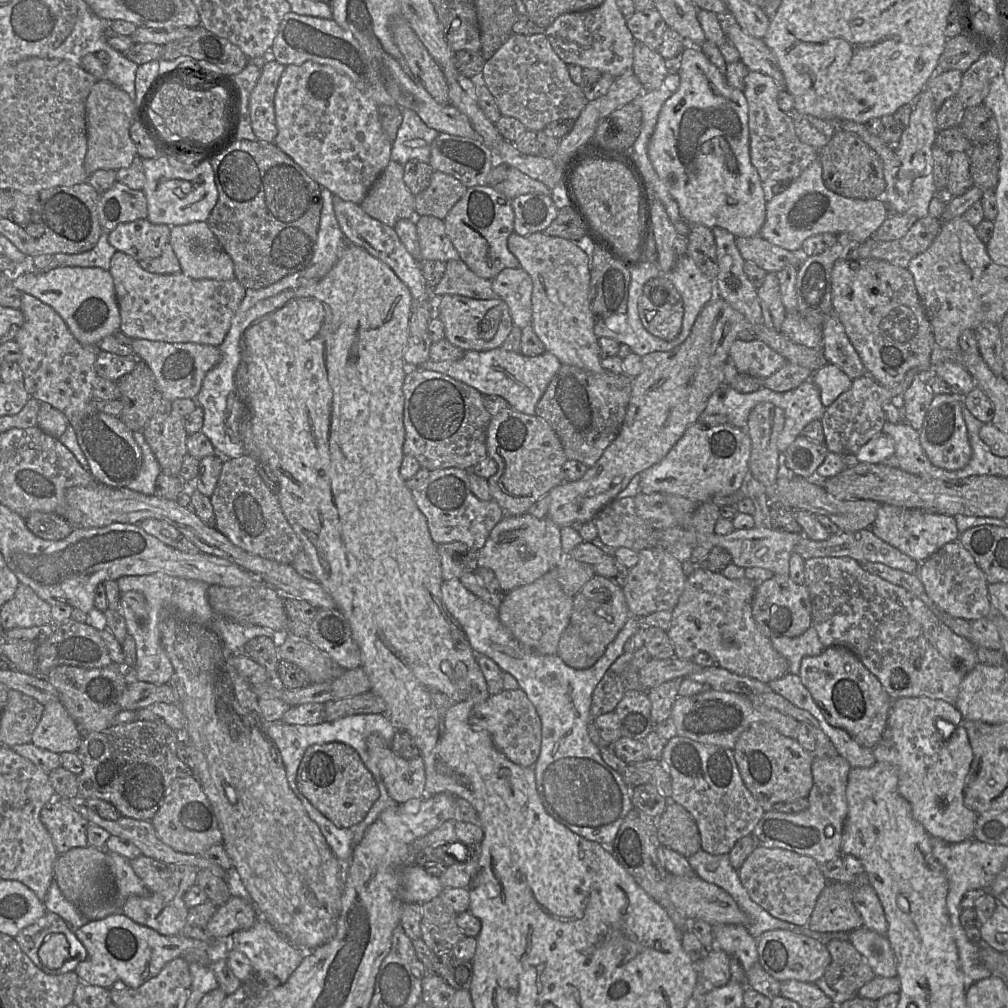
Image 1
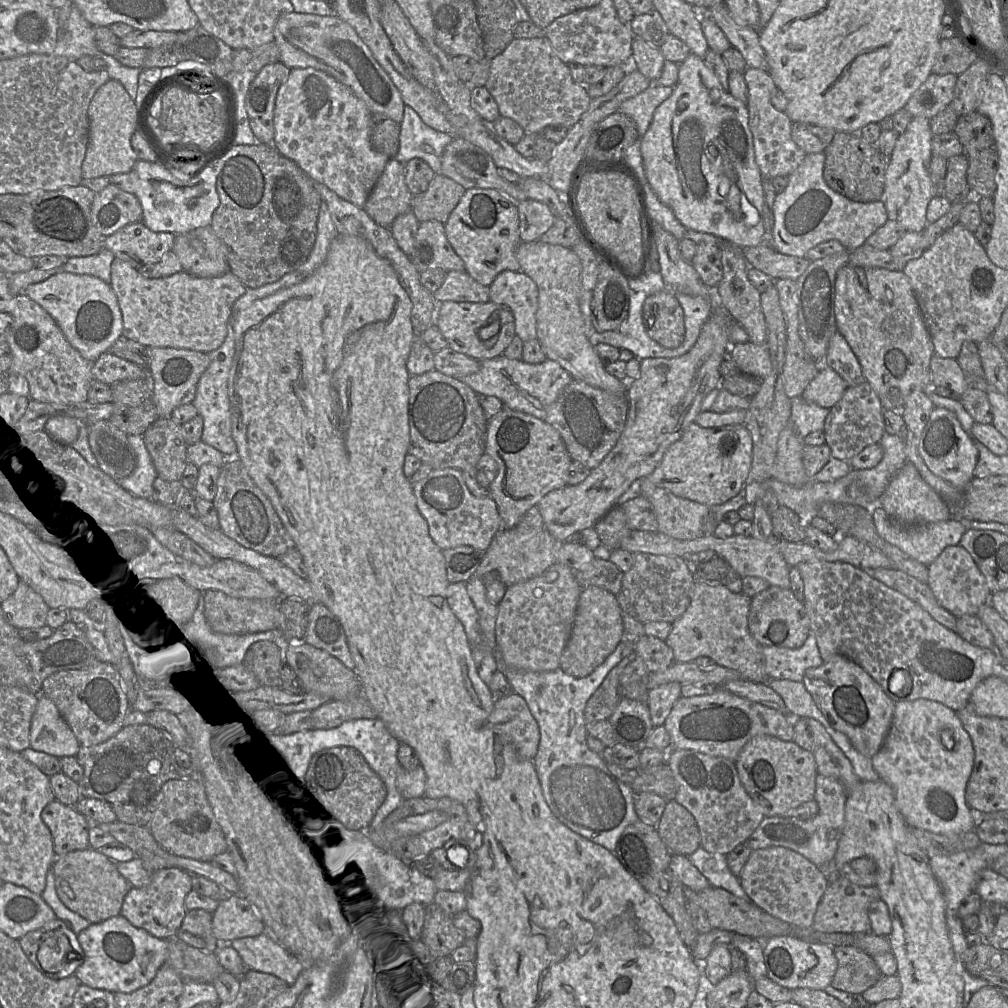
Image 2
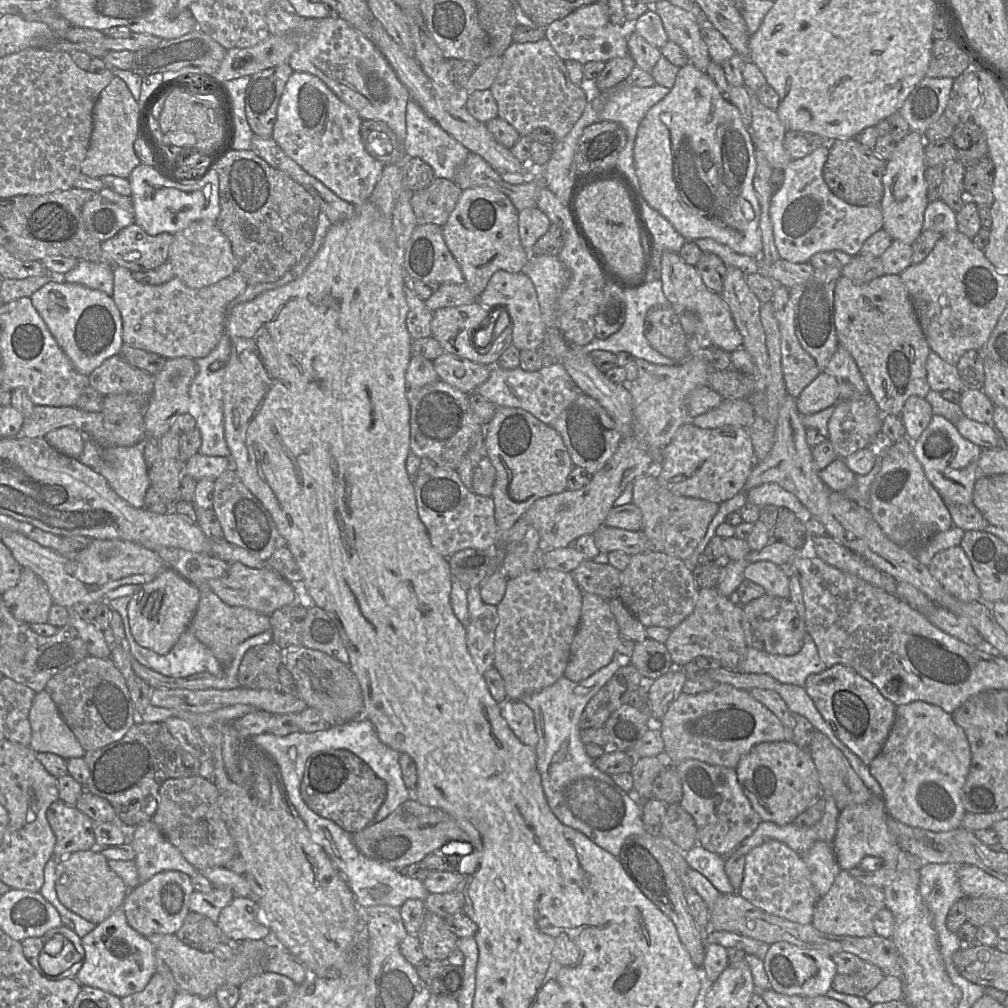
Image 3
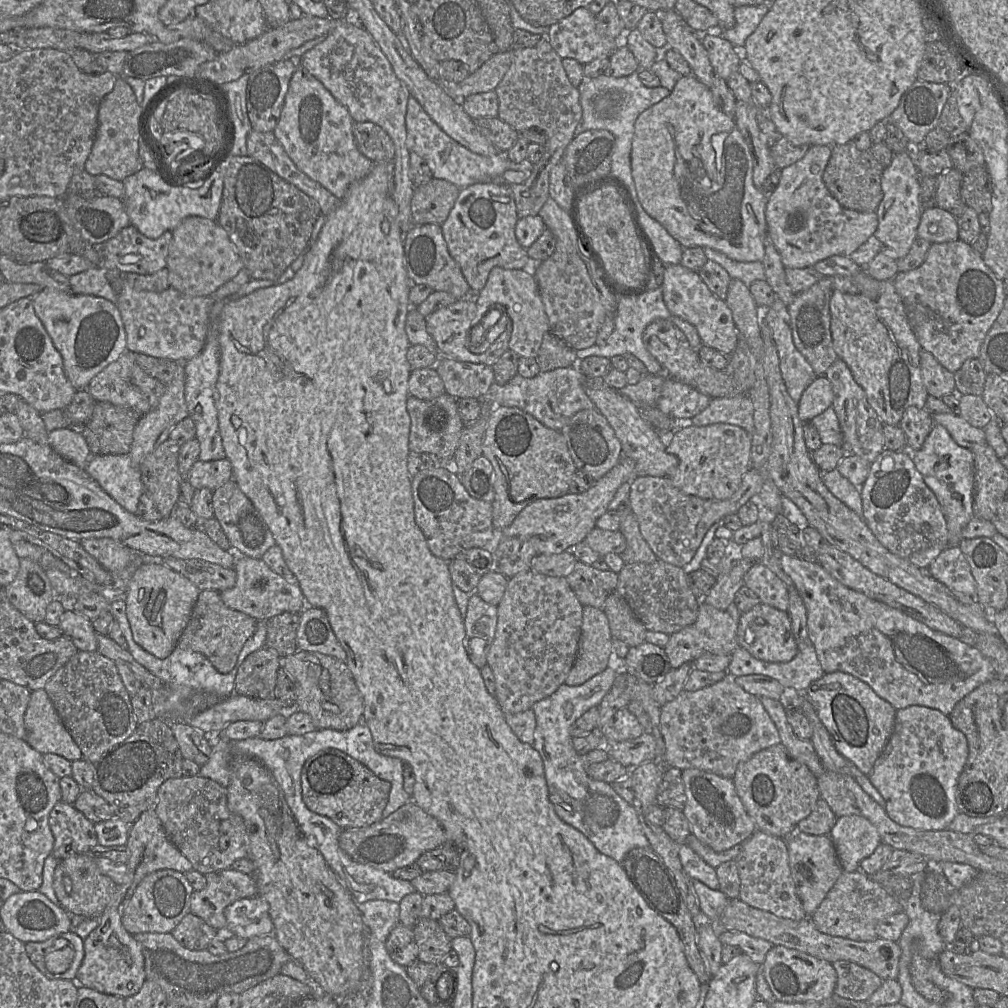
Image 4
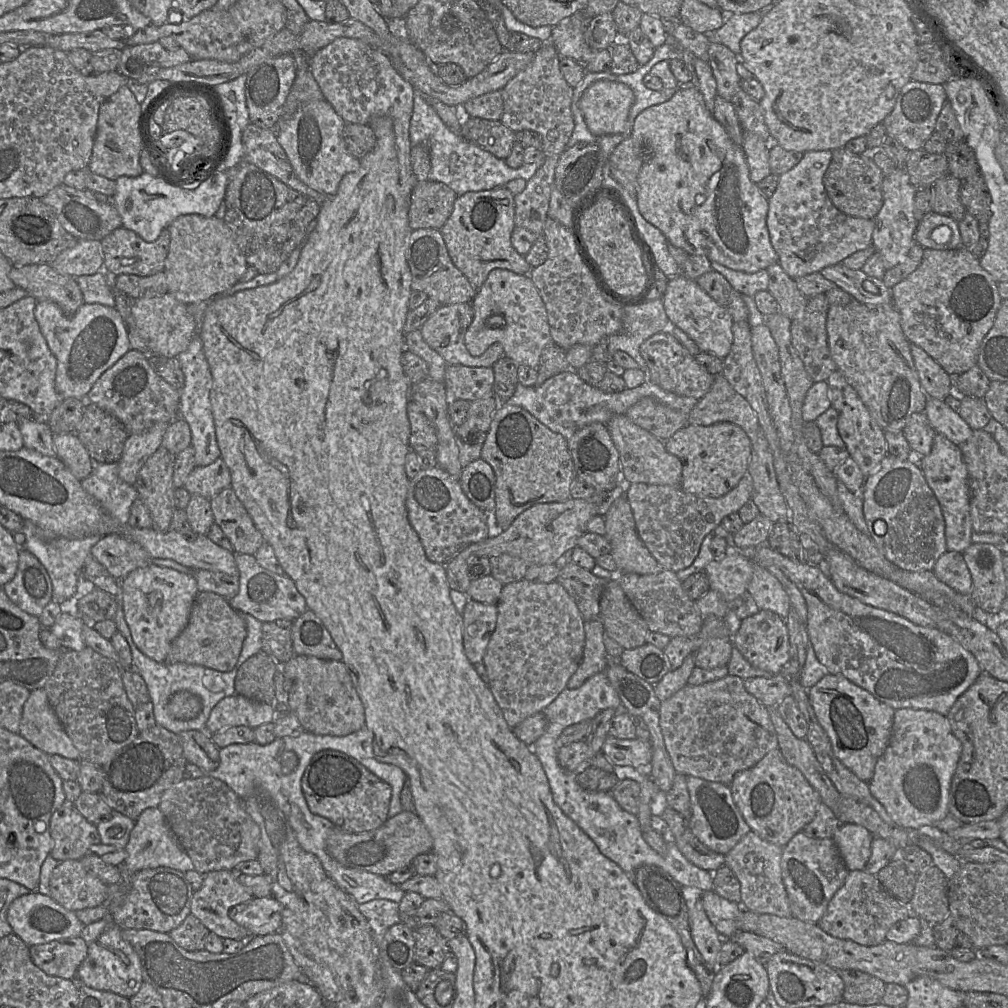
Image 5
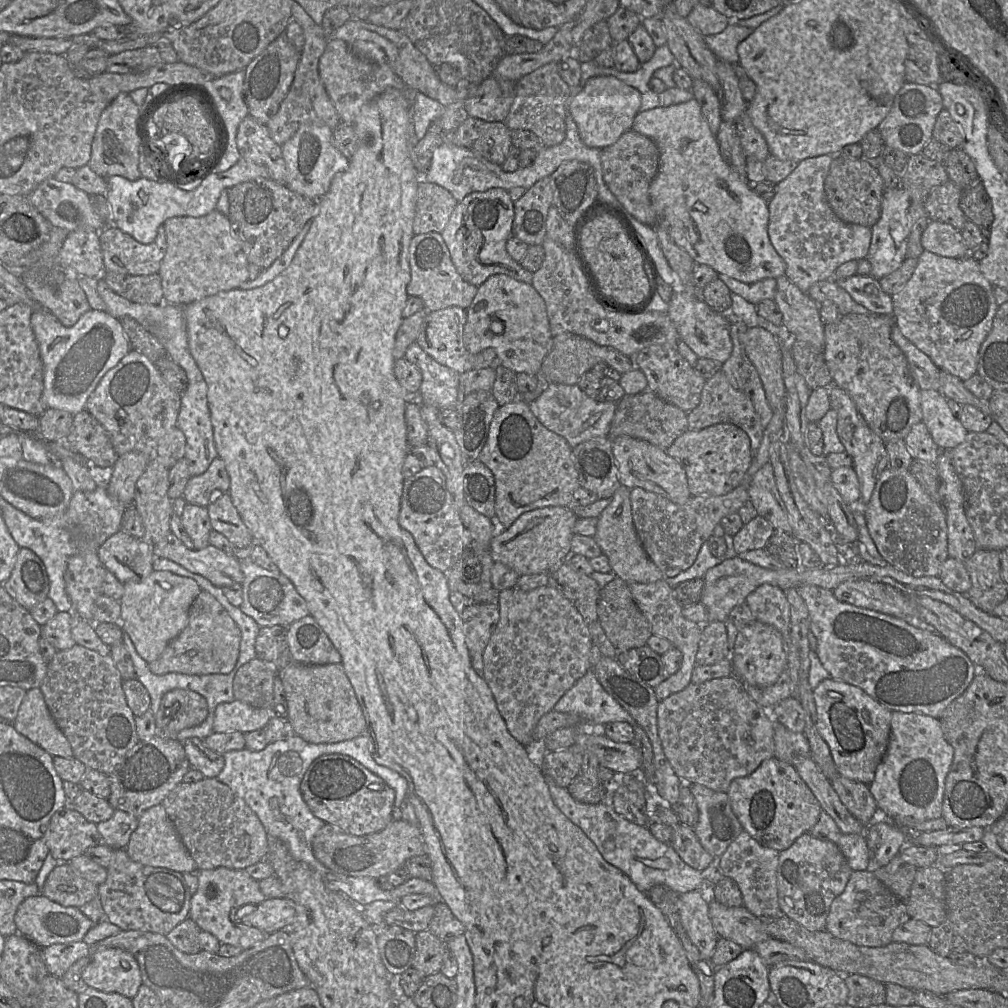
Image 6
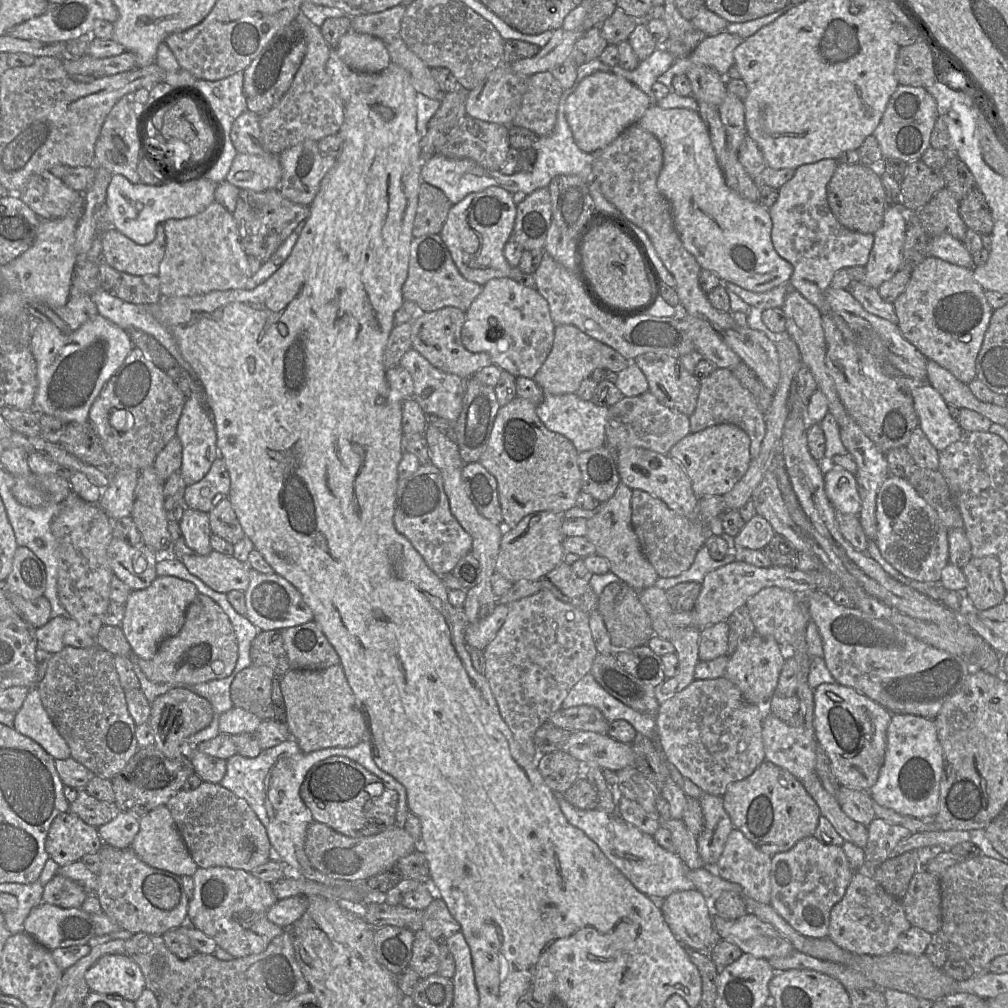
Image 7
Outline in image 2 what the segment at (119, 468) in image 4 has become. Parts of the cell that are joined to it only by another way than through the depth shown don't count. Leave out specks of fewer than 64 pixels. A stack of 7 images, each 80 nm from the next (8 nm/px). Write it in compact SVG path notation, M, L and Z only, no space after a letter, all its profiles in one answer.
M128 435L128 443L136 455L136 467L129 476L117 483L135 497L151 499L153 482L157 478L151 456L142 435Z

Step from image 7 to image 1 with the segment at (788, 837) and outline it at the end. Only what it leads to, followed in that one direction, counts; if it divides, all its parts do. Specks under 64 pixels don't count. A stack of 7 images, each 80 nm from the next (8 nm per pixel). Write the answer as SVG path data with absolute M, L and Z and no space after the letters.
M754 723L738 738L734 756L745 785L765 809L774 809L781 802L807 798L813 786L814 754L801 746L797 739L782 735L766 723Z

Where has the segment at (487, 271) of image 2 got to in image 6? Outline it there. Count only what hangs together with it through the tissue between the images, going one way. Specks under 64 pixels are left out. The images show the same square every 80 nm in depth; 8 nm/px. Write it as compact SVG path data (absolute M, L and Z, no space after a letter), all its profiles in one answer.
M502 188L473 192L457 203L441 235L457 272L466 282L479 287L492 275L506 274L532 284L533 273L514 261L506 250L506 243L512 236L513 221L514 203L508 191Z

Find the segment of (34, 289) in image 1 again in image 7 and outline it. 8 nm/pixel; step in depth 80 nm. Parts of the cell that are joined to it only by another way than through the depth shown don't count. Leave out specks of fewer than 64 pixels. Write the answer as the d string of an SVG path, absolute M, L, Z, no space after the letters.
M99 314L69 334L62 333L50 321L33 320L33 322L31 352L37 365L38 381L34 411L38 414L51 415L65 424L86 422L89 420L90 408L102 388L121 367L134 347L128 332Z

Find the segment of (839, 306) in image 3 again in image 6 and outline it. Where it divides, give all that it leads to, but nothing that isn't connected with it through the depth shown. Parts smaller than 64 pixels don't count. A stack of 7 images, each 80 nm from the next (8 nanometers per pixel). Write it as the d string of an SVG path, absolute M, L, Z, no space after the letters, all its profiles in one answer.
M851 313L841 315L836 322L824 325L824 359L832 377L832 383L850 396L869 428L884 443L904 439L911 427L922 421L920 388L908 366L906 357L890 337L894 324L893 314Z

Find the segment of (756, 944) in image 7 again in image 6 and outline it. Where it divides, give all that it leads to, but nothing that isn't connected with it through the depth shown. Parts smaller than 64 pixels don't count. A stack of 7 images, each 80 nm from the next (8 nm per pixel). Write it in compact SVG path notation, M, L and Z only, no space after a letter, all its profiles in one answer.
M715 900L708 904L709 916L719 938L732 940L744 950L771 936L766 931L763 921L749 912L744 906L727 907Z

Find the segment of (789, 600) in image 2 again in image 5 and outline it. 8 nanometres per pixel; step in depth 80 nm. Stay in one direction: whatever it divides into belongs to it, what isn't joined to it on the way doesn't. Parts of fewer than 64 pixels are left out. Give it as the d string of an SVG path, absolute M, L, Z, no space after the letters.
M760 610L758 613L741 620L739 630L733 638L733 645L750 664L773 676L780 674L790 659L786 621L769 610Z

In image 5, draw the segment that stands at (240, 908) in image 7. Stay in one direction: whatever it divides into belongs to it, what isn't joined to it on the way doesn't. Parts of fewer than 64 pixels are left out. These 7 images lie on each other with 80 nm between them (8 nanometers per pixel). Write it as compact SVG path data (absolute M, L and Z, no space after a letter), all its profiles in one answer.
M219 870L219 871L211 871L204 875L203 884L201 888L197 891L193 892L192 900L191 900L191 914L199 919L203 925L212 933L215 933L222 939L230 938L235 940L248 940L251 936L248 931L233 921L229 915L229 909L237 904L246 902L250 899L254 898L250 889L245 887L238 880L238 872L234 870Z

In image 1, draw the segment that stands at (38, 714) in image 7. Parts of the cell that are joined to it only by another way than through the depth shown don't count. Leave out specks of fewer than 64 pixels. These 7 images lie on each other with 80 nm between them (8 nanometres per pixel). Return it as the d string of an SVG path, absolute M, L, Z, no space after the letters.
M60 701L44 705L42 717L32 733L31 743L39 748L61 754L76 752L81 733Z

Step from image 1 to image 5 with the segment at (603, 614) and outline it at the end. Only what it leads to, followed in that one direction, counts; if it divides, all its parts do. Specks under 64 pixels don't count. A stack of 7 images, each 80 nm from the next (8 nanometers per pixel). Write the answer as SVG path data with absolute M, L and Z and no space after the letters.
M600 618L585 621L585 646L579 667L567 682L567 688L581 686L587 679L605 671L609 659L605 645L605 629Z

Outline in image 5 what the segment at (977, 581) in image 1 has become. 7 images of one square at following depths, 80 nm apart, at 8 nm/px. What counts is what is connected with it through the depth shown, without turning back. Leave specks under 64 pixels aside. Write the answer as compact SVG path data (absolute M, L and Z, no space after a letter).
M946 551L936 561L932 571L940 581L956 592L970 596L973 583L962 553Z

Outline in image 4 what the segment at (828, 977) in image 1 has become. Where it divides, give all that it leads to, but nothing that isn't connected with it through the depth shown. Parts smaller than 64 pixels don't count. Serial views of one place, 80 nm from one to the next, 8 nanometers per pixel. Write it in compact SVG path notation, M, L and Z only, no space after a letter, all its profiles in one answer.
M839 960L832 964L837 973L834 994L840 997L865 1002L883 983L874 972L855 963Z

